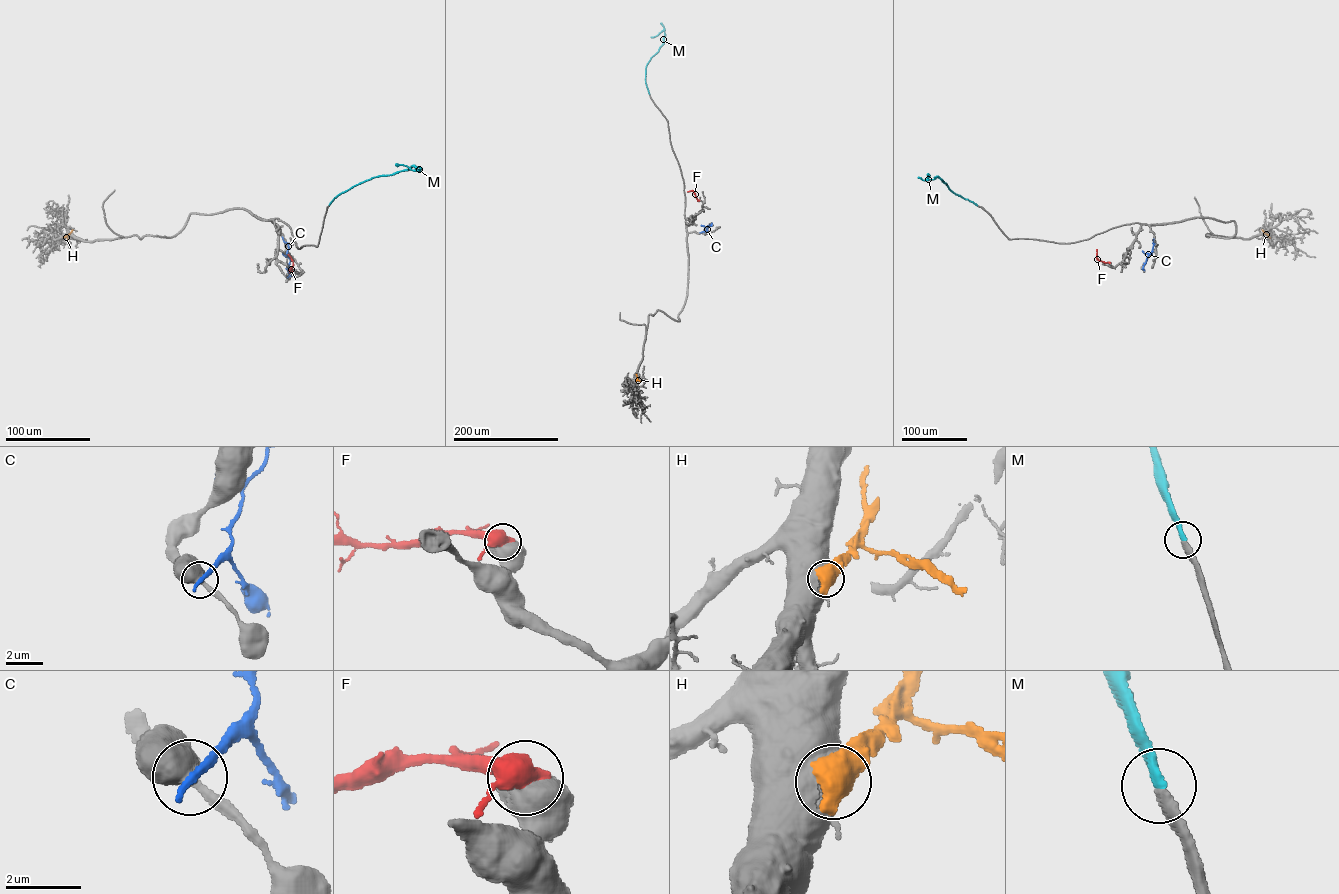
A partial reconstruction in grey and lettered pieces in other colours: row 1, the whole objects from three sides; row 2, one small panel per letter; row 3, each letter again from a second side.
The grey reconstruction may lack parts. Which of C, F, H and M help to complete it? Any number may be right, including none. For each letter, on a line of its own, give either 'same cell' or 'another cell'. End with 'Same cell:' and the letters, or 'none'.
C: another cell
F: another cell
H: another cell
M: same cell
Same cell: M

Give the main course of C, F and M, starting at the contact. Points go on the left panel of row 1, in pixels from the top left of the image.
C: (291, 276), (288, 244), (282, 237)
F: (291, 270), (292, 260), (288, 254)
M: (329, 205), (338, 195), (373, 177), (394, 174), (413, 166), (418, 170), (395, 165)

